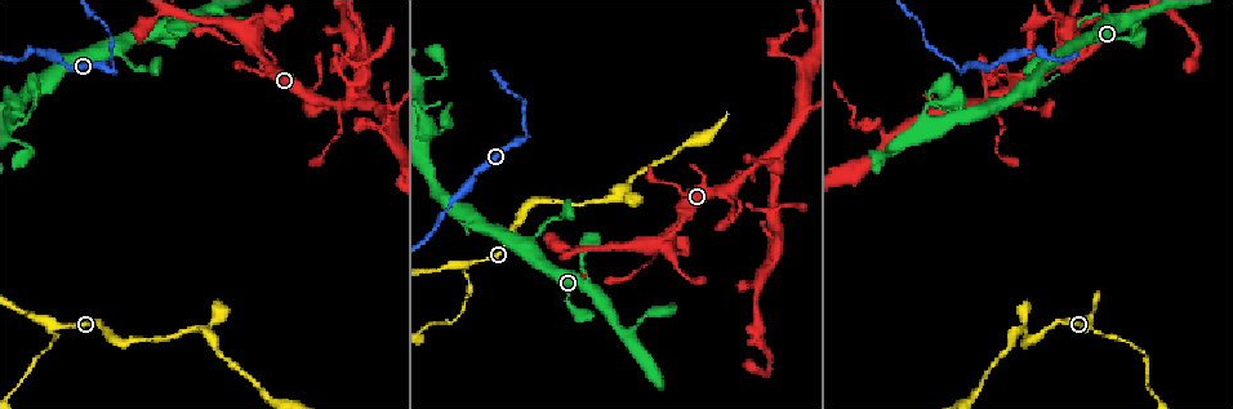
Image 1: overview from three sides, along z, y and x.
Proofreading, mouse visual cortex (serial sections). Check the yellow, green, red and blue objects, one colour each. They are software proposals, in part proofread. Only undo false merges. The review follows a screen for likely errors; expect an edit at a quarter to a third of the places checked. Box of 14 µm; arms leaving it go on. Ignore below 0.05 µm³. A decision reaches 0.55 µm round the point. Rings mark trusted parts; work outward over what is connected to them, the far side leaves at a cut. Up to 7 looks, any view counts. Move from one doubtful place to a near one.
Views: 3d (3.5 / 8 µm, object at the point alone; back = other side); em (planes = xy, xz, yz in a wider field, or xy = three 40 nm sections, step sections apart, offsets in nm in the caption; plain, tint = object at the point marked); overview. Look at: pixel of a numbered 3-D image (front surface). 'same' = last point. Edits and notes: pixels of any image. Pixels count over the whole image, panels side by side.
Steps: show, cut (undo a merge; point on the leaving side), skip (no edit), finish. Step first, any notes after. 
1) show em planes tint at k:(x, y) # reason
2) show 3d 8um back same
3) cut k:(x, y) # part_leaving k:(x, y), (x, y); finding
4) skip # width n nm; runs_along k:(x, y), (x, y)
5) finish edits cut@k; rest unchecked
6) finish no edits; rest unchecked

show 3d 8um at 1:(966, 68) # sharp bend

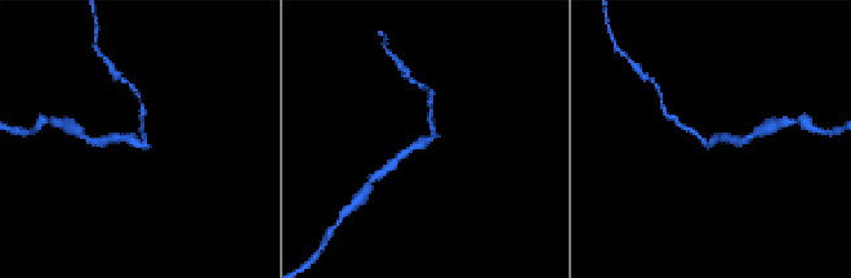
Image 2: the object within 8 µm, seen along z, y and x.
show em xy step 1 tint at 2:(431, 138) # arm_widths 150, 250 nm

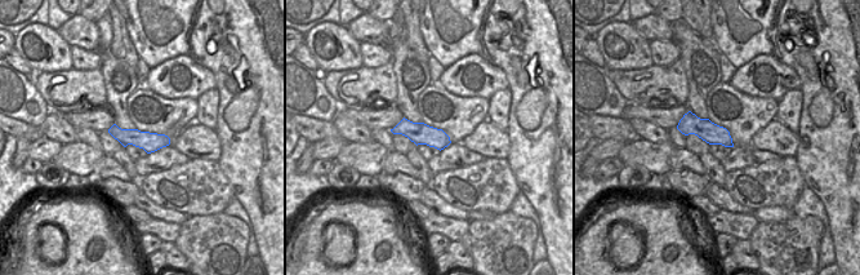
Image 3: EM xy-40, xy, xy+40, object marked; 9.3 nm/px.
cut 2:(430, 120) # a second cell is stuck on

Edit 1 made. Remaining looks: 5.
show 3d 3.5um at 1:(765, 158) # calibre changes

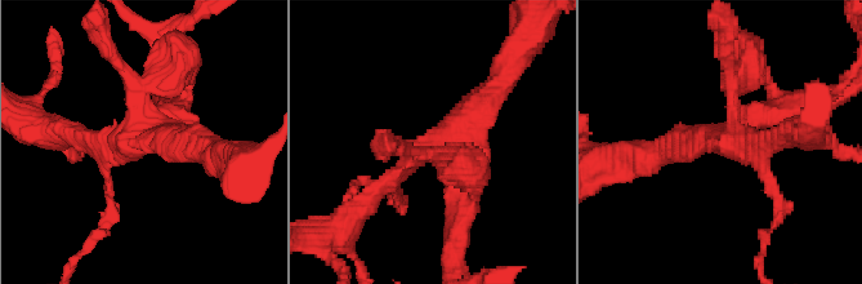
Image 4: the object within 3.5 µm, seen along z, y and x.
show em xy step 2 tint at 4:(723, 141) # need the tissue

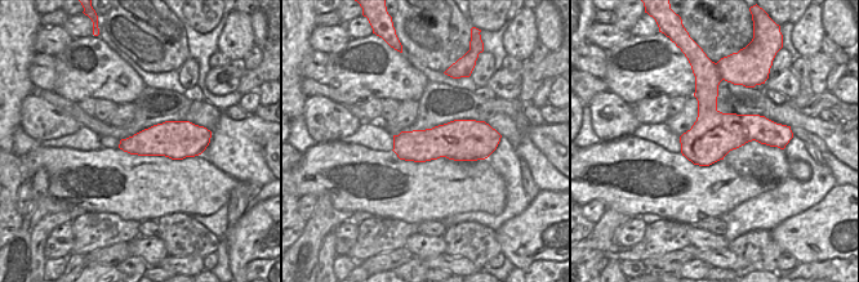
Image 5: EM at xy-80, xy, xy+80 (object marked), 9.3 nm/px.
skip # runs_along 4:(77, 136), (138, 145), (169, 109); continuous, no second cell

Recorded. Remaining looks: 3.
show 3d 8um back at 1:(788, 57) # thin neck

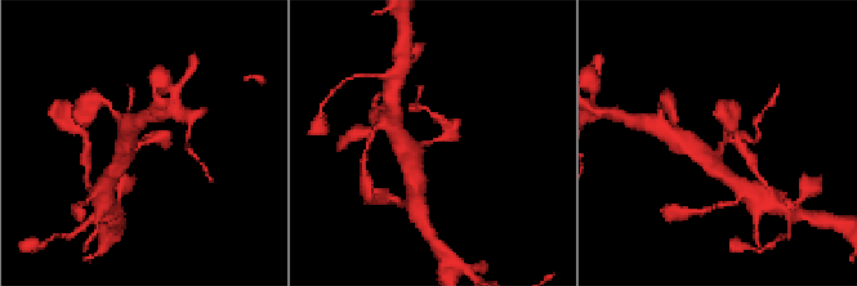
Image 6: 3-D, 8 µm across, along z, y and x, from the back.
show em xy step 3 tint at 6:(725, 140) # need the tissue

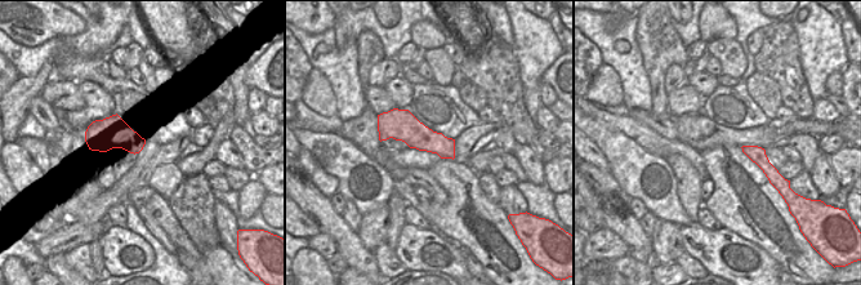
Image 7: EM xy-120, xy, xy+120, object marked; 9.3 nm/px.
skip # runs_along 7:(380, 119), (404, 125), (451, 155); continuous, no second cell

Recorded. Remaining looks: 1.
finish edits cut@2; rest unchecked

